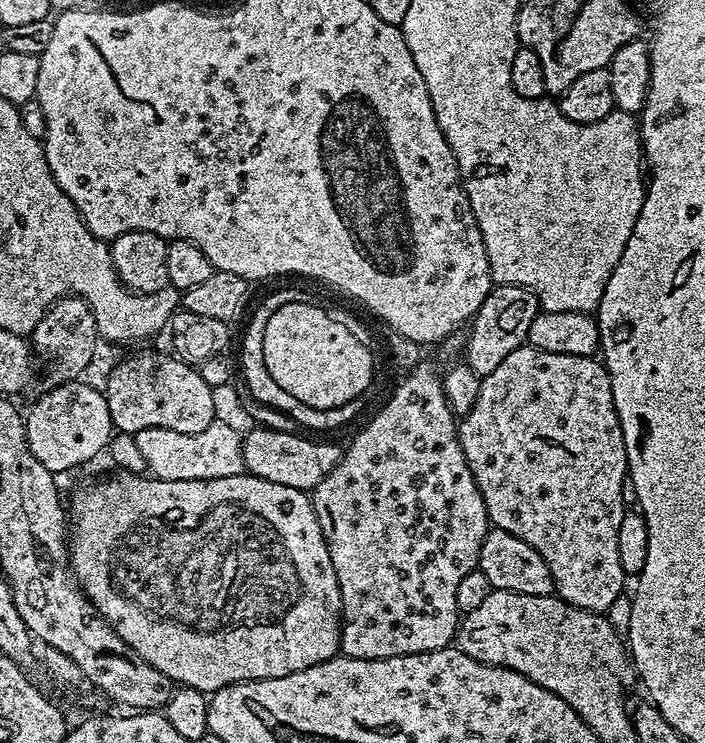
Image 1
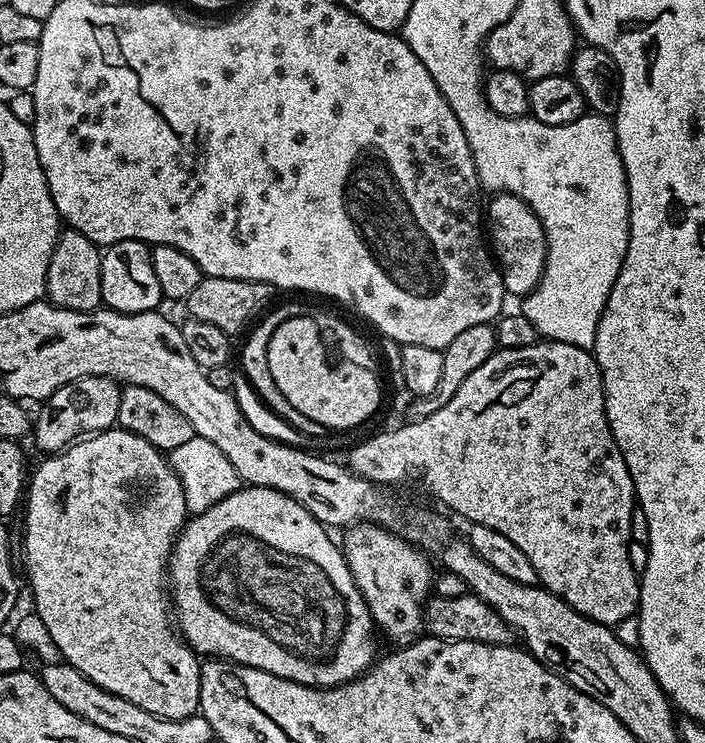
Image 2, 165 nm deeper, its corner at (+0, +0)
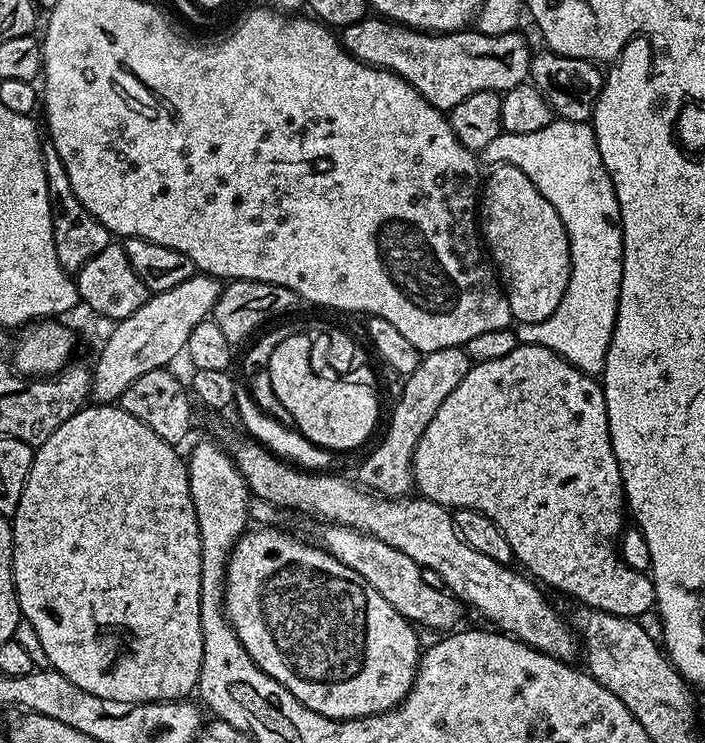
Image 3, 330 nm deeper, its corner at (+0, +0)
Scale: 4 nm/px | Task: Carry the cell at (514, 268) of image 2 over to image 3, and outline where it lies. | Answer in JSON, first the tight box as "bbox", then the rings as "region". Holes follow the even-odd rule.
{"bbox":[478,164,572,324],"region":[[[497,164],[492,173],[482,180],[482,195],[478,200],[478,220],[482,225],[482,240],[490,253],[491,263],[502,281],[502,287],[512,311],[513,321],[529,324],[542,322],[558,310],[558,302],[562,302],[562,294],[566,294],[566,286],[570,282],[572,259],[570,258],[570,242],[566,234],[566,226],[562,218],[558,218],[558,210],[538,194],[538,186],[518,170],[518,166]]]}

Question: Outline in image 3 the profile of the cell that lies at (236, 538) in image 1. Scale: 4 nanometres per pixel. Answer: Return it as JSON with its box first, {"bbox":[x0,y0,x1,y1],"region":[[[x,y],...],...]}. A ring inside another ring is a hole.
{"bbox":[224,528,422,720],"region":[[[254,528],[245,531],[232,548],[224,579],[224,613],[228,615],[228,623],[232,625],[234,634],[238,634],[246,654],[250,654],[253,662],[267,676],[274,678],[282,686],[286,686],[286,690],[290,690],[290,694],[294,694],[298,702],[302,702],[307,708],[326,718],[353,720],[363,716],[373,716],[379,712],[389,712],[391,708],[401,704],[412,688],[422,651],[422,640],[412,621],[398,614],[398,610],[394,610],[394,606],[390,606],[390,602],[386,602],[386,598],[382,598],[382,594],[378,594],[378,590],[374,590],[374,586],[370,586],[370,582],[366,582],[362,574],[354,574],[350,566],[338,562],[338,558],[334,558],[315,543],[307,544],[306,541],[299,540],[288,532],[279,532],[276,528]]]}

